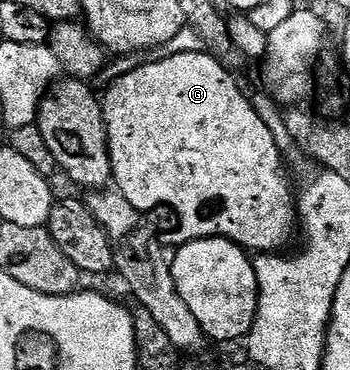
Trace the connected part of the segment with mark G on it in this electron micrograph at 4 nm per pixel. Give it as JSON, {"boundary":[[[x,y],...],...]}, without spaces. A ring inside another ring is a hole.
{"boundary":[[[194,53],[192,55],[165,55],[164,57],[160,57],[161,59],[157,59],[154,63],[145,63],[142,67],[137,67],[134,71],[129,71],[126,75],[121,75],[117,80],[114,81],[113,84],[110,85],[109,88],[106,89],[105,95],[103,91],[103,106],[105,109],[105,132],[107,133],[107,141],[109,142],[109,160],[111,161],[111,165],[113,166],[113,177],[112,182],[115,184],[116,190],[120,191],[123,197],[127,197],[127,201],[131,201],[131,205],[135,205],[135,209],[142,213],[148,213],[148,211],[153,211],[156,207],[166,207],[169,211],[174,211],[177,214],[177,224],[174,225],[173,231],[165,231],[162,235],[159,235],[160,242],[162,244],[168,245],[170,248],[176,249],[181,246],[183,243],[190,243],[191,241],[195,241],[196,239],[216,239],[218,237],[222,239],[231,239],[238,243],[239,246],[244,247],[246,251],[250,253],[277,253],[282,249],[288,248],[285,247],[289,243],[289,238],[292,237],[293,231],[295,235],[295,228],[299,223],[299,207],[295,202],[295,191],[293,195],[293,191],[289,188],[289,179],[285,176],[285,167],[281,164],[281,151],[277,148],[277,139],[273,136],[273,131],[268,127],[267,124],[261,120],[261,115],[259,112],[253,108],[253,103],[248,99],[247,96],[241,92],[241,87],[237,84],[237,79],[232,75],[231,72],[228,71],[226,64],[222,62],[222,60],[218,58],[214,58],[212,54],[209,53]],[[214,203],[217,208],[214,209],[213,215],[205,215],[205,210],[208,209],[209,206]]]}

